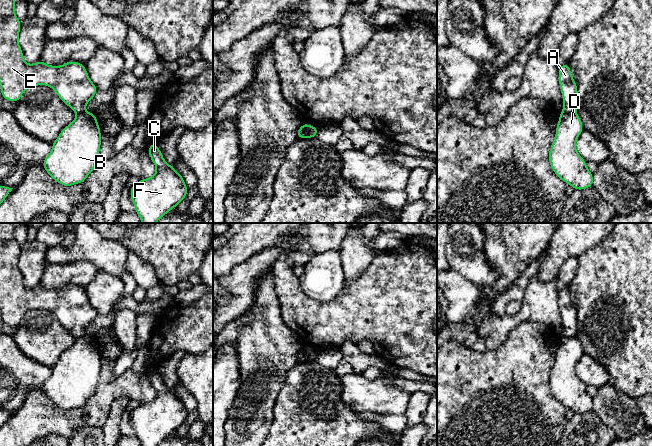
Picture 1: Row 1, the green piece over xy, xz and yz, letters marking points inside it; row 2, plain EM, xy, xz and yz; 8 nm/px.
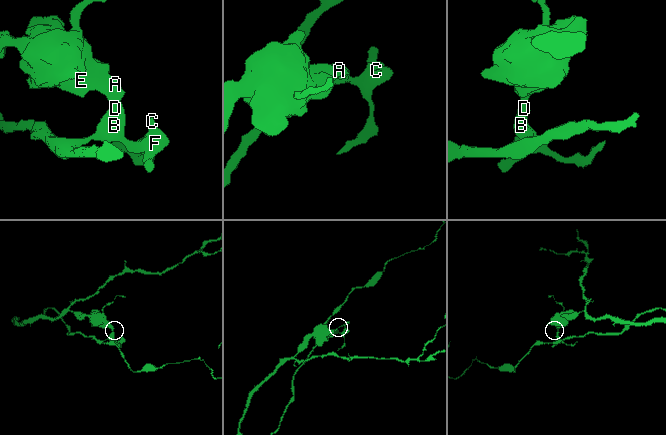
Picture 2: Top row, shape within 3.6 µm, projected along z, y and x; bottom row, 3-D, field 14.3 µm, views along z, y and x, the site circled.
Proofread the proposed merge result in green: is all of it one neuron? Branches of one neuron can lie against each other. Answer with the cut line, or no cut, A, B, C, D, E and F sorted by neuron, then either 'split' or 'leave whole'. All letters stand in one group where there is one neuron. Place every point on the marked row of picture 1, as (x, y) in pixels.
cut xz (302, 125), (305, 133), (301, 138); groups A E / B C D F; split

